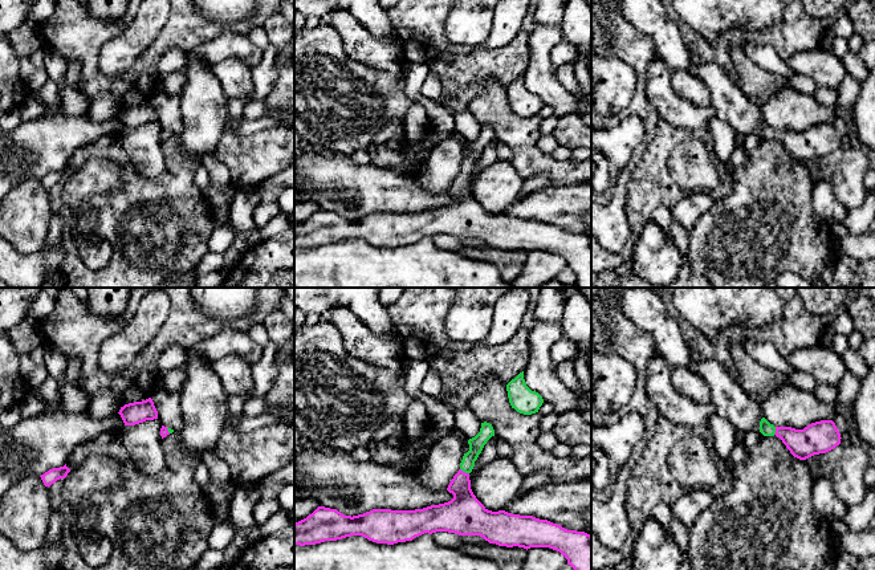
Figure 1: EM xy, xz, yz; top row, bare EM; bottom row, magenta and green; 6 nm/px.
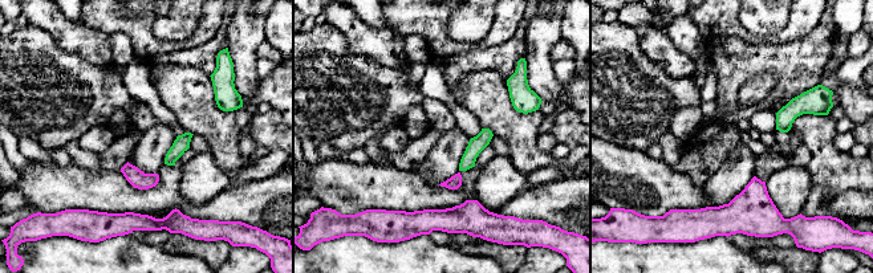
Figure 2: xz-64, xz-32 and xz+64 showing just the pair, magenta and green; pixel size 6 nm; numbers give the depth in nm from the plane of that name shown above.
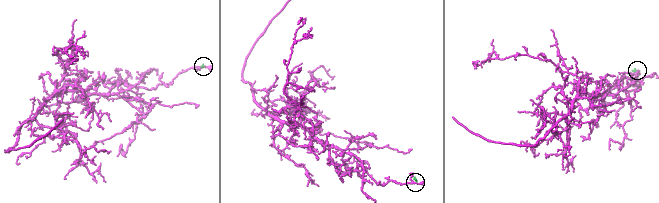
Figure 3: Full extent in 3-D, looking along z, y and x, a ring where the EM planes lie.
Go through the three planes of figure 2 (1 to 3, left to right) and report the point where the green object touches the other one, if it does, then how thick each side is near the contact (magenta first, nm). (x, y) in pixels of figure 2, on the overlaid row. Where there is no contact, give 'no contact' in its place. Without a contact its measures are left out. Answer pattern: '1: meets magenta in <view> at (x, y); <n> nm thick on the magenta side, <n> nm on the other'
1: no contact
2: no contact
3: no contact

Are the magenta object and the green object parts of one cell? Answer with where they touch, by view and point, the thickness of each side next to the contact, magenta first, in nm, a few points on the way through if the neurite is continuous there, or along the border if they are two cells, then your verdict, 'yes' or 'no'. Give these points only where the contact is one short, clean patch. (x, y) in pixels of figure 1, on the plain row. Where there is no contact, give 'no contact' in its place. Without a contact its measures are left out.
meets magenta in xz at (464, 175); 240 nm thick on the magenta side, 90 nm on the other; runs through xz (464, 216), (464, 175), (476, 147); yes

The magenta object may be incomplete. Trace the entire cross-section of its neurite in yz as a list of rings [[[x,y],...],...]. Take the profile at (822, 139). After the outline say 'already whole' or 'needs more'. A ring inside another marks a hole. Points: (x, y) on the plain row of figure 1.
[[[765,121],[760,125],[760,135],[764,139],[777,139],[790,156],[806,163],[814,158],[826,156],[841,147],[841,137],[833,123],[821,123],[809,127],[803,133],[791,130],[774,130]]]; needs more

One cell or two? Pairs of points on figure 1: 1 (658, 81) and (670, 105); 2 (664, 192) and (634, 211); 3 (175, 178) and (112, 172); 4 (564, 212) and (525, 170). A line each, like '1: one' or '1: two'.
1: one
2: one
3: two
4: two

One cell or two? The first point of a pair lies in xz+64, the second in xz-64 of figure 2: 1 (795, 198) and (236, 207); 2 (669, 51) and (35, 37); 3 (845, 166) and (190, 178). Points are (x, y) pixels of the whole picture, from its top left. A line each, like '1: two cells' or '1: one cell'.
1: two cells
2: two cells
3: two cells

